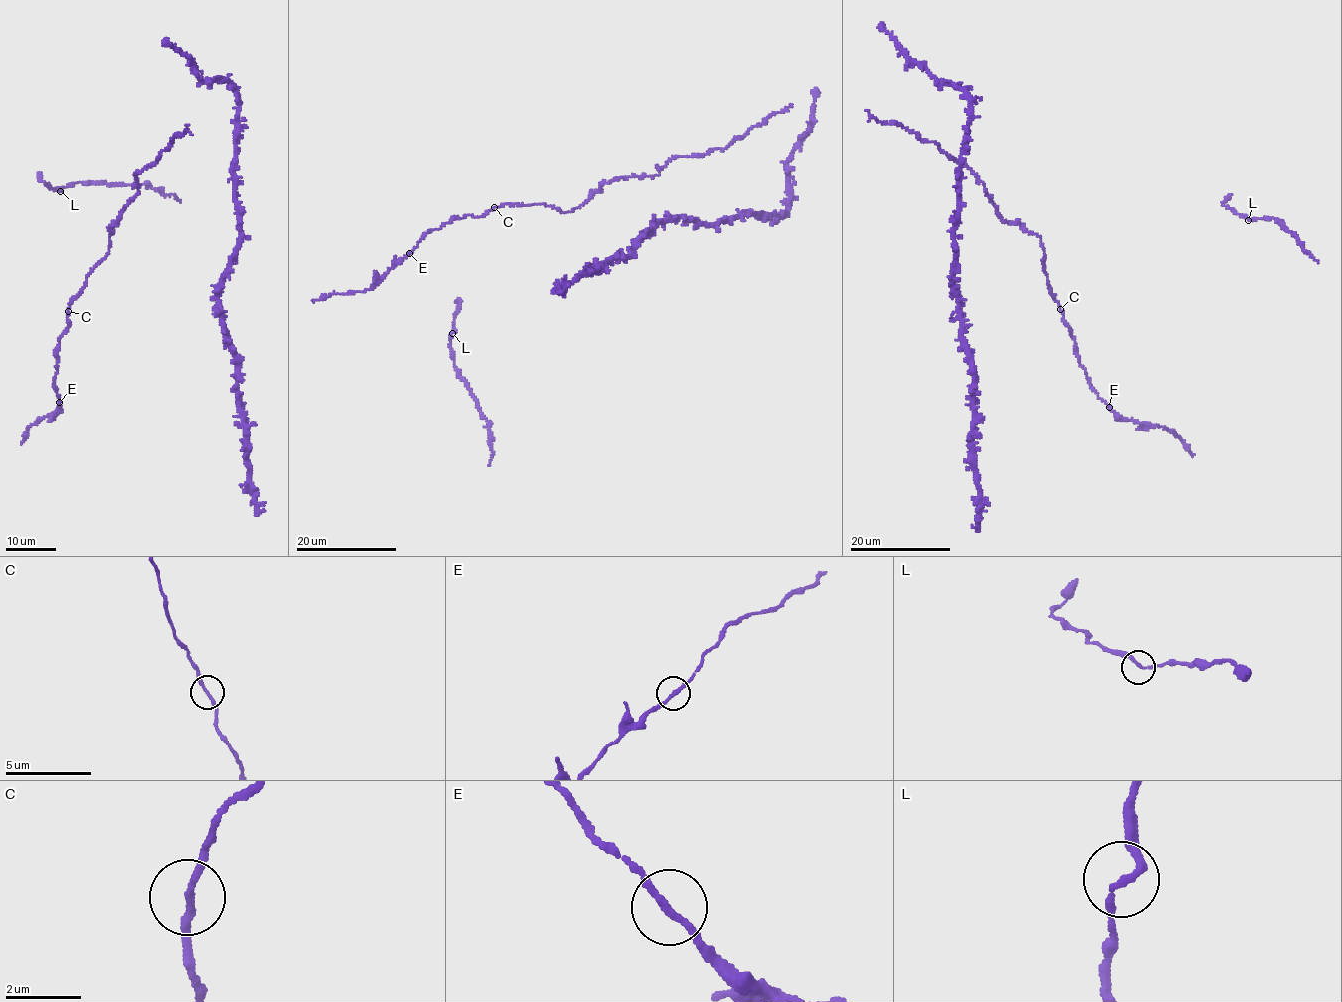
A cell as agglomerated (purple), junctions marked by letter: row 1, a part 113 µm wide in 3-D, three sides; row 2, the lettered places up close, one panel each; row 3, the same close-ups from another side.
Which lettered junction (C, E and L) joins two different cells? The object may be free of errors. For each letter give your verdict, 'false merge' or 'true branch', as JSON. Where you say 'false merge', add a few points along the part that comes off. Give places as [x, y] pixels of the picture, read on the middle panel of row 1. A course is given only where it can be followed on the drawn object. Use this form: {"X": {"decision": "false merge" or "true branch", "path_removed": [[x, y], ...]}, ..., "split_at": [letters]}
{"C": {"decision": "true branch"}, "E": {"decision": "true branch"}, "L": {"decision": "true branch"}, "split_at": []}

